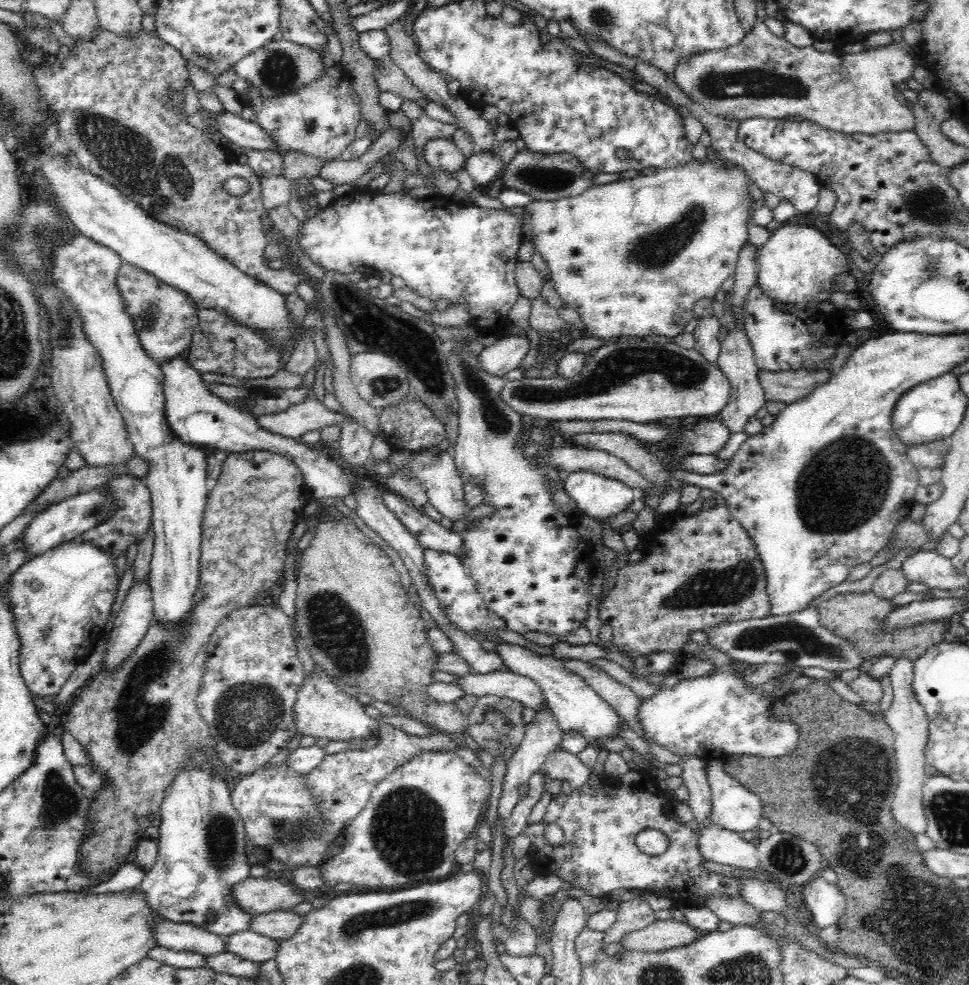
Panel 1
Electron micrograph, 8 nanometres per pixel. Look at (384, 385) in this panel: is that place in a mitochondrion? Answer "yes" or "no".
yes

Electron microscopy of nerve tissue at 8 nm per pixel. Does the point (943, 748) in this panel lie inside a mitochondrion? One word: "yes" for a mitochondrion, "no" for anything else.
no

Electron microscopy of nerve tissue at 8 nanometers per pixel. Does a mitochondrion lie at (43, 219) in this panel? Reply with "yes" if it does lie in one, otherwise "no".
yes

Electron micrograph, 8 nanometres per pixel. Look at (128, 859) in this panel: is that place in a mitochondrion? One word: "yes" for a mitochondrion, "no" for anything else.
no

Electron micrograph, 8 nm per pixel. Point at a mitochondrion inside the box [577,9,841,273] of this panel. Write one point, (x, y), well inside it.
(759, 83)

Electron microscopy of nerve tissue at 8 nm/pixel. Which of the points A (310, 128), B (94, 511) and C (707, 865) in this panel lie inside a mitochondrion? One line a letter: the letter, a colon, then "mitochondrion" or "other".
A: mitochondrion
B: mitochondrion
C: other

